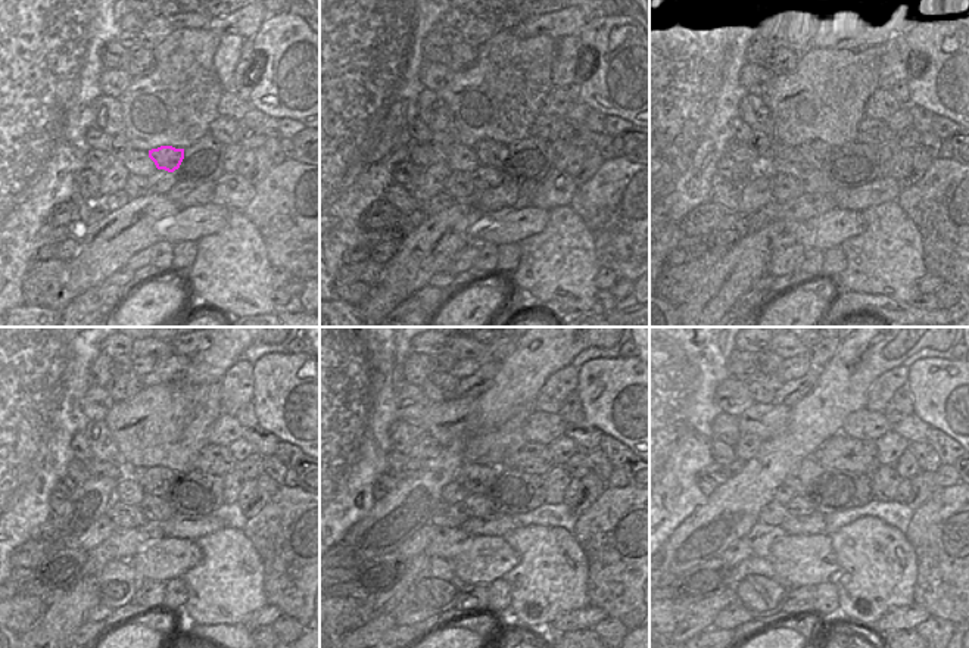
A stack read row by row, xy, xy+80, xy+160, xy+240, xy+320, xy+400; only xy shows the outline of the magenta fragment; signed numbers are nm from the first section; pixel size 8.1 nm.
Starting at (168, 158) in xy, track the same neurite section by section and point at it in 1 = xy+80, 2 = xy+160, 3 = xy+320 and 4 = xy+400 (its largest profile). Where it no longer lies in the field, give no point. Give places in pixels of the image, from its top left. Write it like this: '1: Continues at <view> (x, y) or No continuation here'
1: Continues at xy+80 (489, 153)
2: Continues at xy+160 (816, 153)
3: Continues at xy+320 (479, 474)
4: Continues at xy+400 (809, 469).

